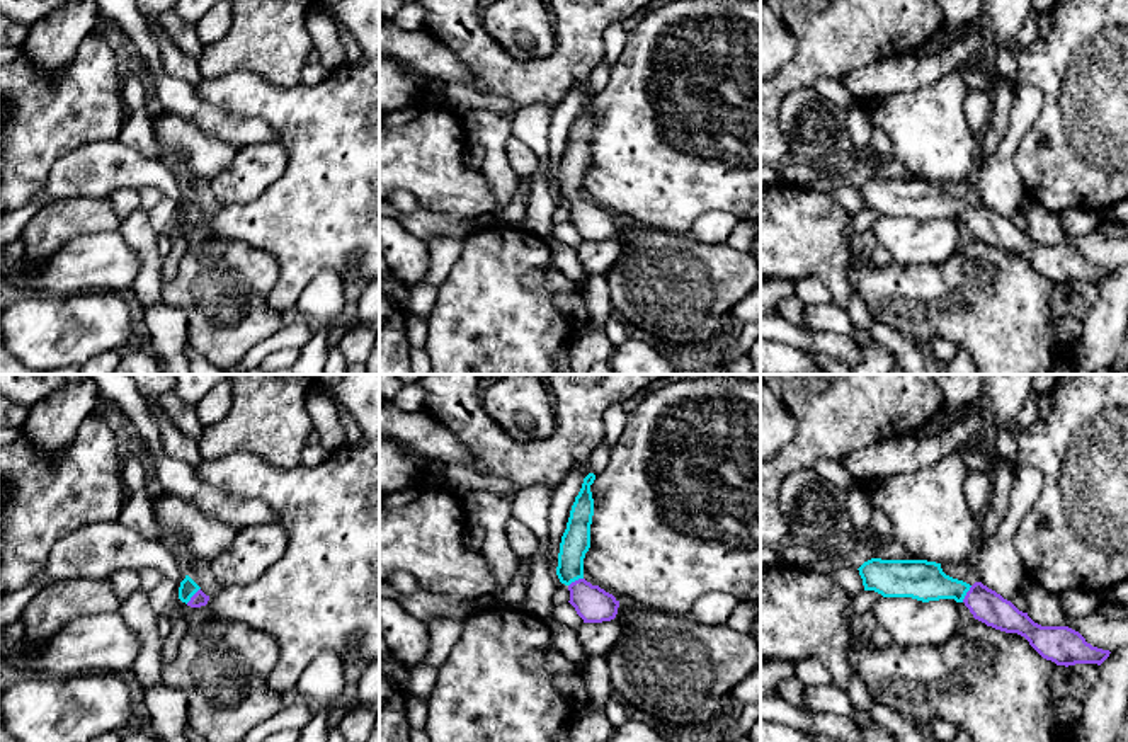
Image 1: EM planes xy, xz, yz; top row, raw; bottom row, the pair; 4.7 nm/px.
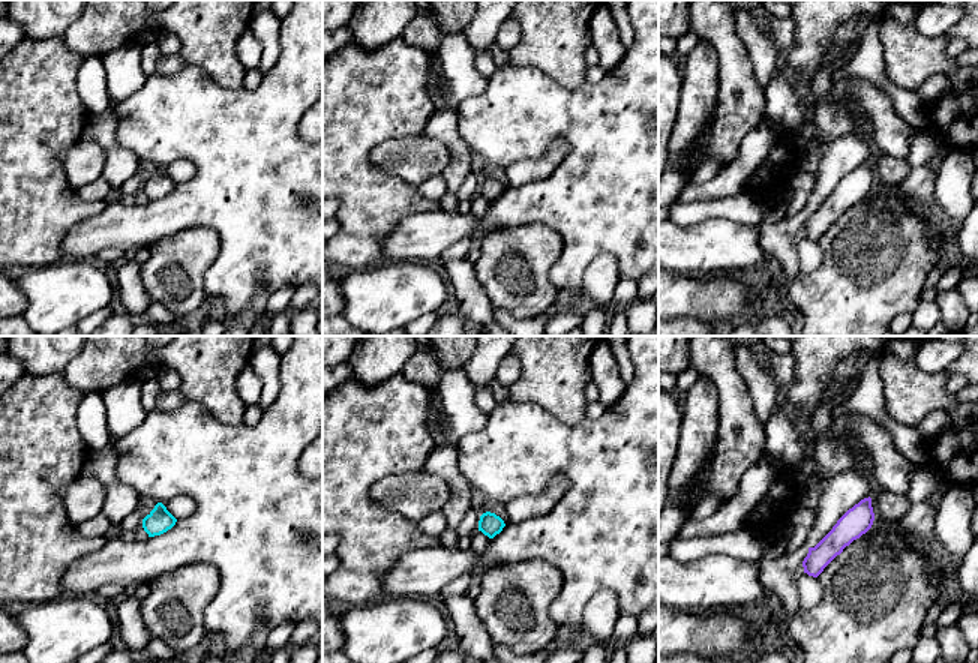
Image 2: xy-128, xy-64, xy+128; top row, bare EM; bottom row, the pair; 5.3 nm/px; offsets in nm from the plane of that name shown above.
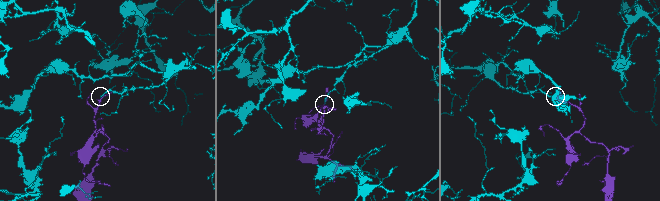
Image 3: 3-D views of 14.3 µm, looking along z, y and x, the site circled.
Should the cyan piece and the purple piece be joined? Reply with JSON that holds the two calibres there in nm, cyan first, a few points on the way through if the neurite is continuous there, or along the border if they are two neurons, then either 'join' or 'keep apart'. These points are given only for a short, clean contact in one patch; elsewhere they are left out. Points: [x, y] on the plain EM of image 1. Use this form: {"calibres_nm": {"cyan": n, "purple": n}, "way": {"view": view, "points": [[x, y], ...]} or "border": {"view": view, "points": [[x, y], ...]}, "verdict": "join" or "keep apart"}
{"calibres_nm": {"cyan": 190, "purple": 160}, "way": {"view": "yz", "points": [[924, 199], [958, 208], [965, 213], [979, 216], [985, 223]]}, "verdict": "join"}

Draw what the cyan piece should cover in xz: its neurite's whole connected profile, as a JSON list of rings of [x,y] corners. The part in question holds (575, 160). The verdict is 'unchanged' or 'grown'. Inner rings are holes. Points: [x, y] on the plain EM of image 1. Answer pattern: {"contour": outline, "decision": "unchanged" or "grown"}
{"contour": [[[595,94],[584,97],[582,107],[570,129],[567,148],[561,155],[556,194],[570,209],[570,223],[584,242],[611,240],[618,233],[619,220],[584,197],[584,177],[590,167],[590,143],[594,117],[590,104]]], "decision": "grown"}

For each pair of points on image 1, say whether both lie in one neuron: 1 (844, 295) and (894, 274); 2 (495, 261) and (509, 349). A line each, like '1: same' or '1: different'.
1: different
2: same

